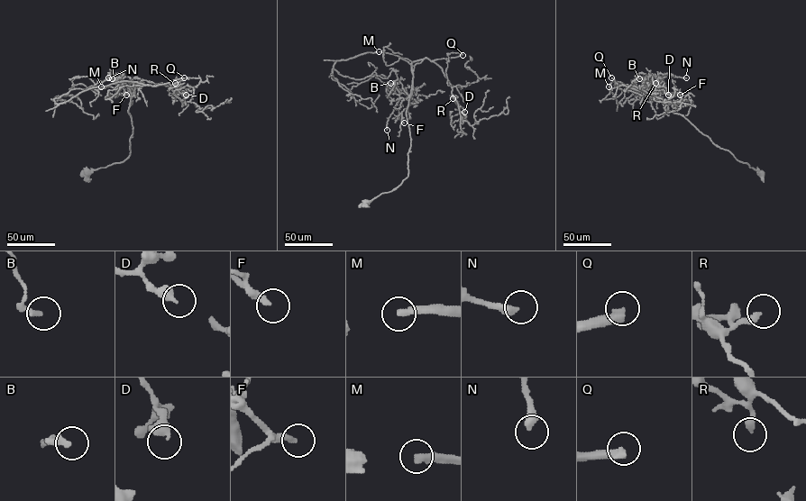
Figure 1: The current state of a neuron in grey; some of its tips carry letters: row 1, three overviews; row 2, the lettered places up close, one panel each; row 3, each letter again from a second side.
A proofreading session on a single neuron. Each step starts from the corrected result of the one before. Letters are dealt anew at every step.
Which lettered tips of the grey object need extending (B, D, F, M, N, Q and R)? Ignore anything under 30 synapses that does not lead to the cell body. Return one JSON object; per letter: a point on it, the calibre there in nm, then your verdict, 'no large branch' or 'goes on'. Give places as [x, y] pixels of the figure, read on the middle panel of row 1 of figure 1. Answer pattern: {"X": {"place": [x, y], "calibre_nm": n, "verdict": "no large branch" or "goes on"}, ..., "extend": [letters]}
{"B": {"place": [390, 83], "calibre_nm": 240, "verdict": "no large branch"}, "D": {"place": [464, 112], "calibre_nm": 280, "verdict": "no large branch"}, "F": {"place": [404, 122], "calibre_nm": 280, "verdict": "goes on"}, "M": {"place": [379, 51], "calibre_nm": 320, "verdict": "no large branch"}, "N": {"place": [387, 130], "calibre_nm": 360, "verdict": "goes on"}, "Q": {"place": [462, 55], "calibre_nm": 400, "verdict": "goes on"}, "R": {"place": [453, 98], "calibre_nm": 280, "verdict": "no large branch"}, "extend": ["F", "N", "Q"]}

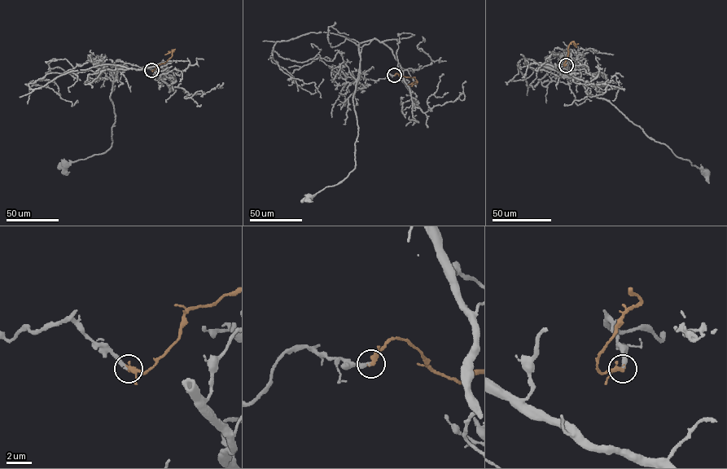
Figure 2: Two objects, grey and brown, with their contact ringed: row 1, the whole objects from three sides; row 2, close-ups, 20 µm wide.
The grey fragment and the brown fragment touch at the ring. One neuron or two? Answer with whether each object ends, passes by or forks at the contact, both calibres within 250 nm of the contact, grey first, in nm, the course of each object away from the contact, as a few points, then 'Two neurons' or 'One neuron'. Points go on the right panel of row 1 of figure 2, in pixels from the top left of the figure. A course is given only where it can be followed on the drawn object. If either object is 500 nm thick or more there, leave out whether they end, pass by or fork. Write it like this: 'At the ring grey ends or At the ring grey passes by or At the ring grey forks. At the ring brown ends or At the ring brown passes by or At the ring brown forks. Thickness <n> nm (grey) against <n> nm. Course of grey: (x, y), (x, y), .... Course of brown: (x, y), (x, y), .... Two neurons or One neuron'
At the ring grey ends. At the ring brown ends. Thickness 280 nm (grey) against 420 nm. Course of grey: (566, 65), (571, 57), (571, 76), (590, 94), (608, 100), (649, 138), (706, 173). Course of brown: (566, 65), (563, 64), (567, 59), (569, 45), (573, 41), (576, 47). One neuron

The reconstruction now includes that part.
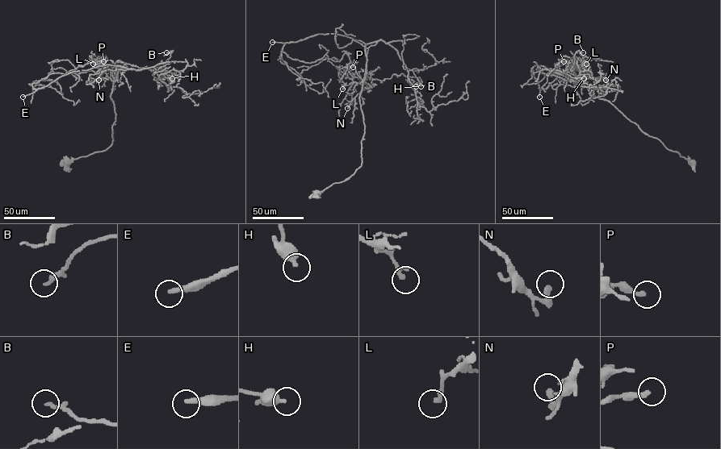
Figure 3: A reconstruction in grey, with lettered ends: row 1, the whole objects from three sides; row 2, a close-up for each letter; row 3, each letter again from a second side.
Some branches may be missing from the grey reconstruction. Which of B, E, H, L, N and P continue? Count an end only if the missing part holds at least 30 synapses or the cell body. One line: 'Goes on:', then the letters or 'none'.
Goes on: E

